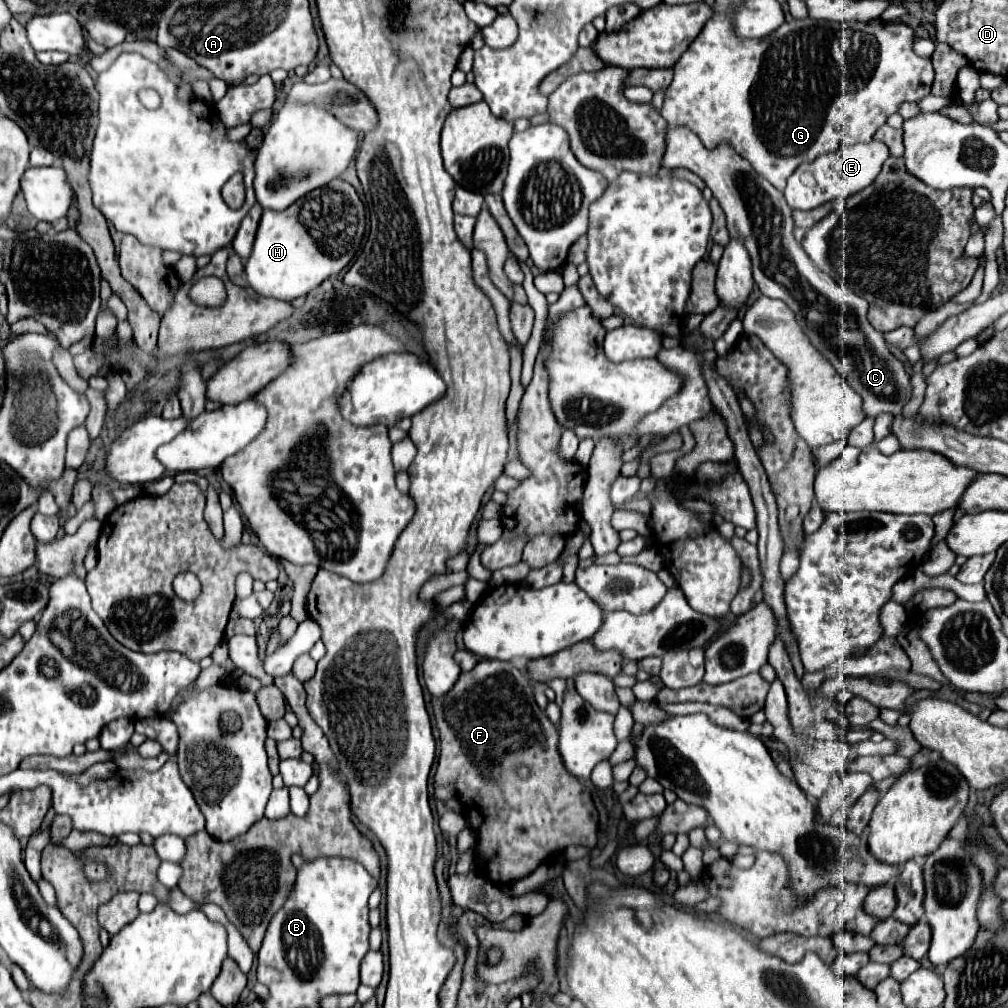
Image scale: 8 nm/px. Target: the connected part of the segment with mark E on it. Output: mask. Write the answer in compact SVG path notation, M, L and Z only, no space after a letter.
M869 141L869 143L855 143L849 147L839 147L837 151L829 155L817 157L813 163L803 163L795 169L795 173L787 179L785 187L785 199L791 209L809 211L815 209L827 201L835 199L847 199L855 193L859 193L863 187L867 187L875 177L879 175L883 163L889 157L889 149L881 141Z

